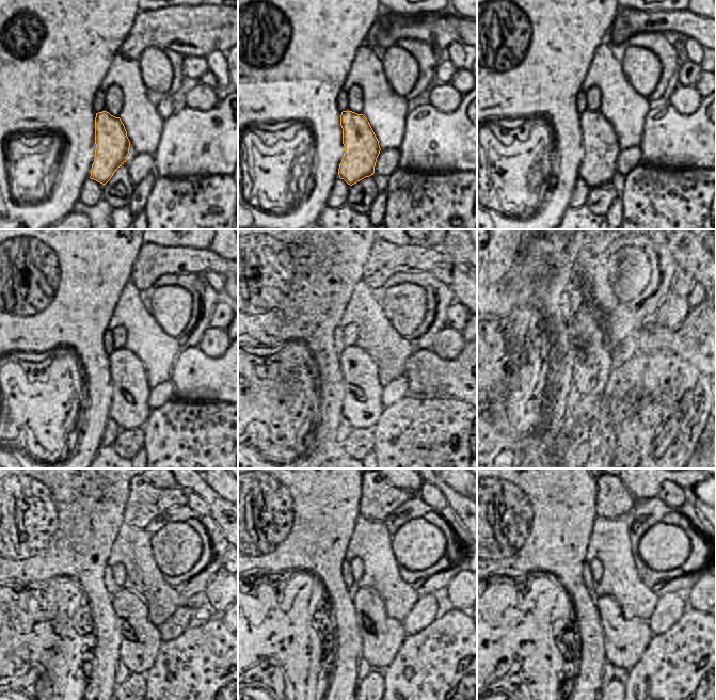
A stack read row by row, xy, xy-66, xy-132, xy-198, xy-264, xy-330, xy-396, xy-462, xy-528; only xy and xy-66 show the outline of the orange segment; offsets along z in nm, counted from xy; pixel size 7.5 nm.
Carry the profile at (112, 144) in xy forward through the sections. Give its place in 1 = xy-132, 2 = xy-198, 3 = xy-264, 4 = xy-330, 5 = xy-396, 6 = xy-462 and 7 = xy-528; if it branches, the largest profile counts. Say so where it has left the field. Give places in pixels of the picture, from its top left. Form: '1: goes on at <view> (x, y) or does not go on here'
1: goes on at xy-132 (599, 166)
2: goes on at xy-198 (129, 378)
3: goes on at xy-264 (363, 371)
4: goes on at xy-330 (599, 367)
5: goes on at xy-396 (129, 606)
6: goes on at xy-462 (383, 636)
7: goes on at xy-528 (626, 639)

